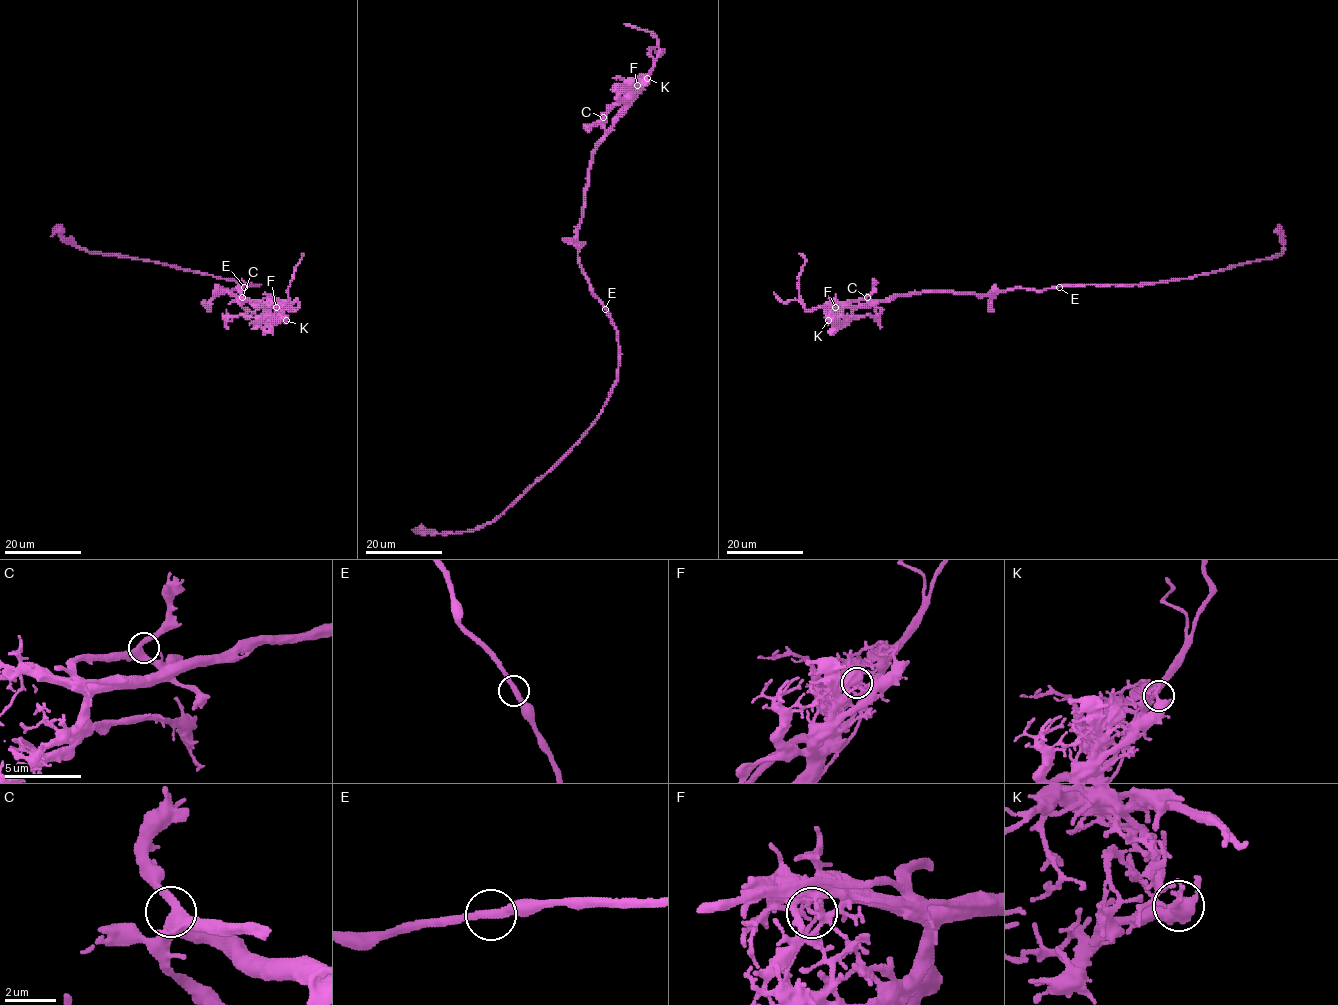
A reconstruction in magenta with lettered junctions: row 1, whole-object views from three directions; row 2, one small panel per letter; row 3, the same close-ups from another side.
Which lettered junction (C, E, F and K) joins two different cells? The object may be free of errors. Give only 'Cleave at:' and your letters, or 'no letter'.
Cleave at: F

